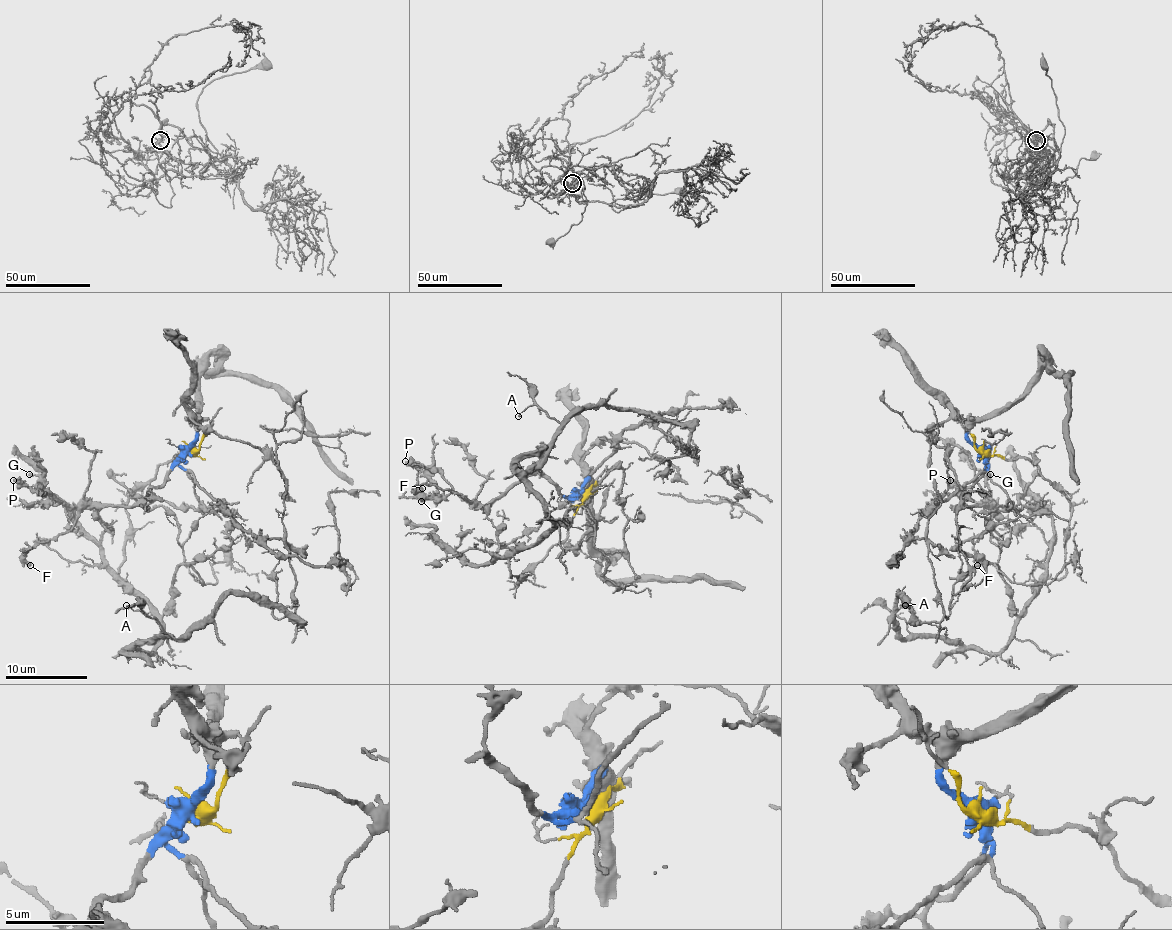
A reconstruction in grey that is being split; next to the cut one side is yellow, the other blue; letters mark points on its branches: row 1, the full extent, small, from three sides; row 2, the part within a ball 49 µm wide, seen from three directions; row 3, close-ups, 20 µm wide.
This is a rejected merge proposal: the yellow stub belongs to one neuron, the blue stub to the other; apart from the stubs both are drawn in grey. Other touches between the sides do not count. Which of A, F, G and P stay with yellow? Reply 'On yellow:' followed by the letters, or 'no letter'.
On yellow: A

